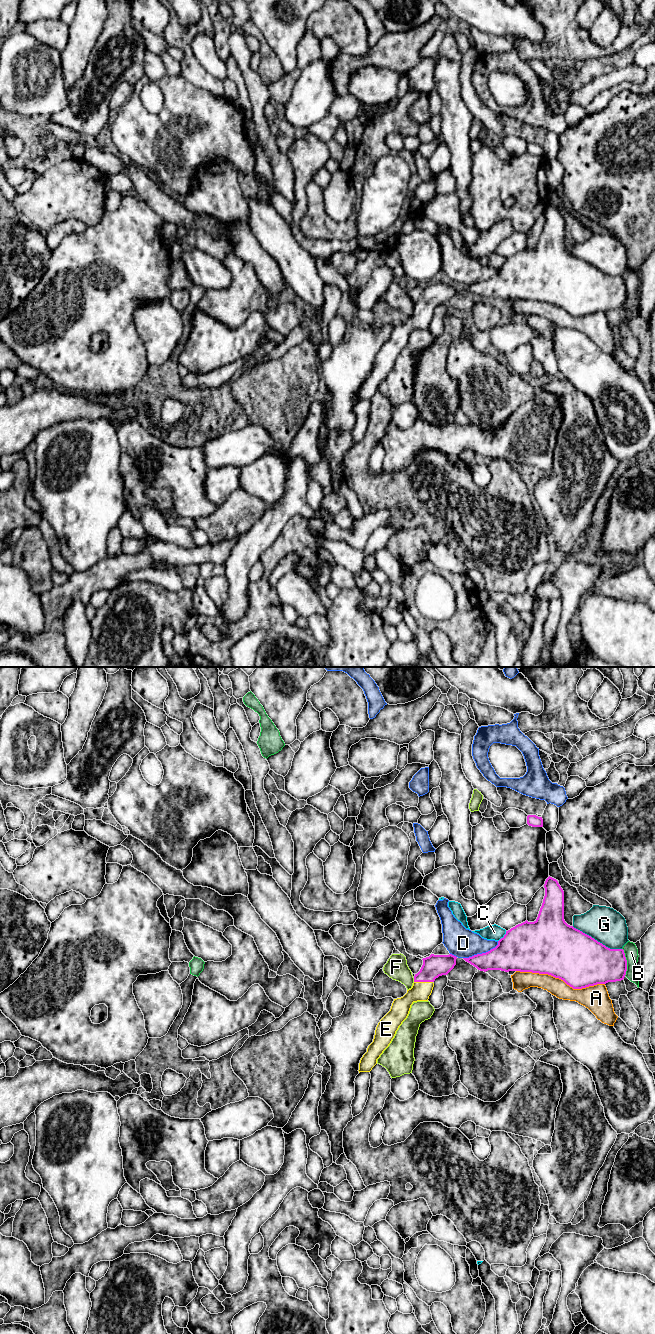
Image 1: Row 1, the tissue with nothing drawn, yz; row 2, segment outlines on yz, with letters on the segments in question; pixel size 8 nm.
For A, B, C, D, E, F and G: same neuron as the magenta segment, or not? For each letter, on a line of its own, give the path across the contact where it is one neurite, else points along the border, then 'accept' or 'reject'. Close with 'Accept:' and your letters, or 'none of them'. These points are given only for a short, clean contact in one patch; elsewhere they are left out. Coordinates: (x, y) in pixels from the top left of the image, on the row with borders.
A: reject
B: reject
C: reject
D: reject
E: accept
F: along yz (413, 978), (414, 981) | reject
G: reject
Accept: E

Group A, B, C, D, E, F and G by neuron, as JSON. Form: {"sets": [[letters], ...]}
{"sets": [["A"], ["B"], ["C"], ["D"], ["E"], ["F"], ["G"]]}

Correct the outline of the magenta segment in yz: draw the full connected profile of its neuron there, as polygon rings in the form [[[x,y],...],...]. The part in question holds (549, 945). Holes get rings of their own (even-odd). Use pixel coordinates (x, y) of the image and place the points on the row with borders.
[[[548,877],[544,884],[545,896],[537,919],[534,922],[527,920],[506,931],[498,945],[490,951],[463,958],[480,971],[501,970],[505,972],[520,971],[539,974],[548,974],[563,980],[573,989],[582,989],[597,984],[606,984],[624,979],[627,971],[627,960],[623,949],[610,949],[591,936],[568,925],[564,920],[564,891],[558,881]]]

